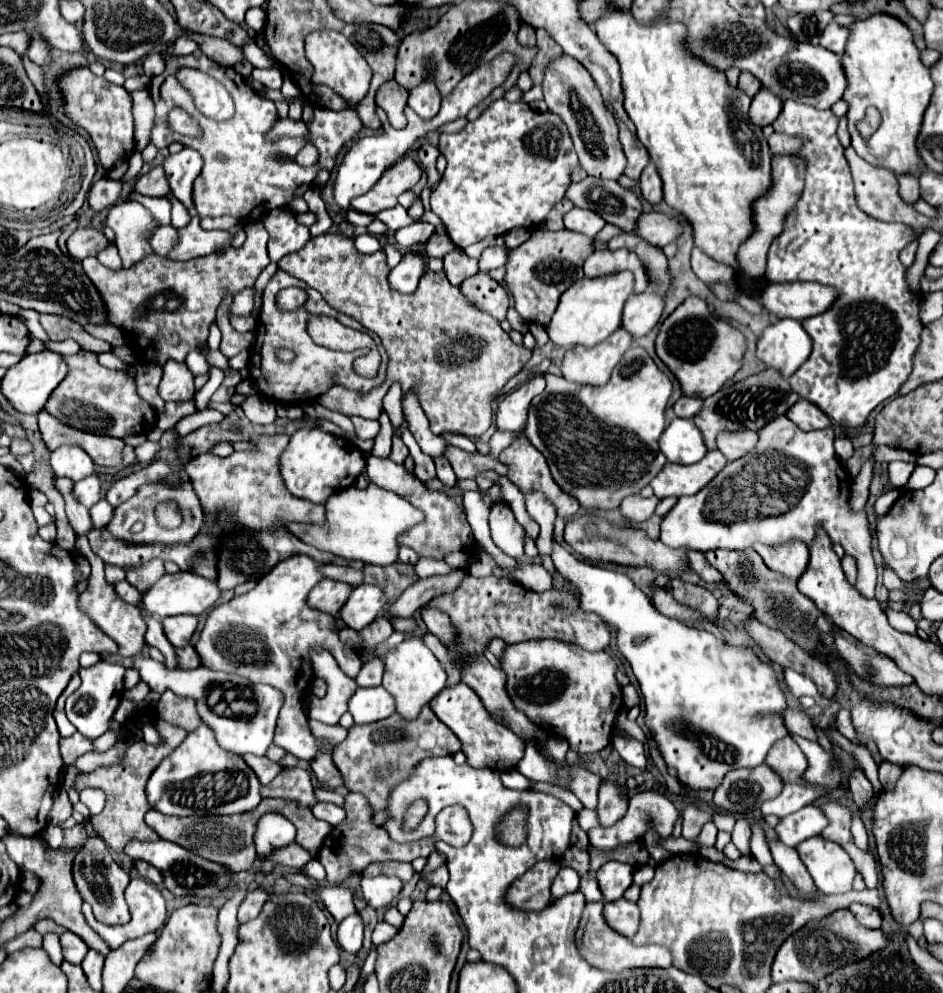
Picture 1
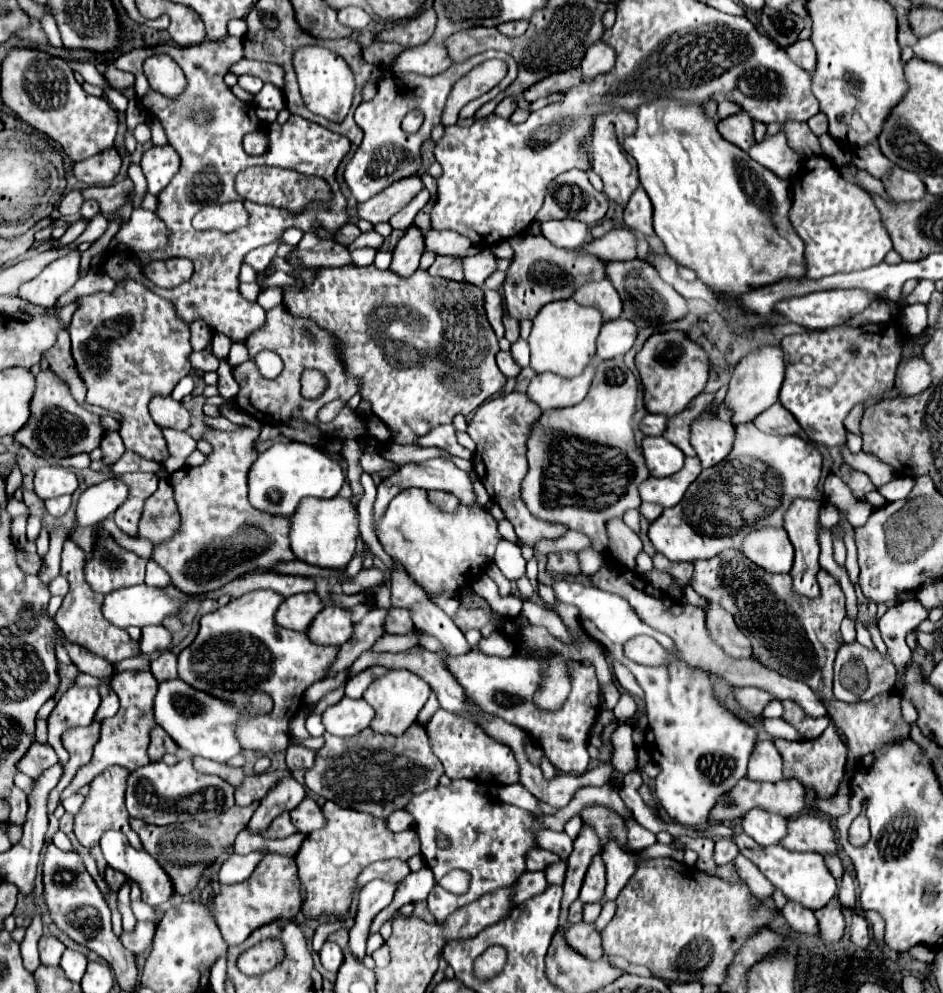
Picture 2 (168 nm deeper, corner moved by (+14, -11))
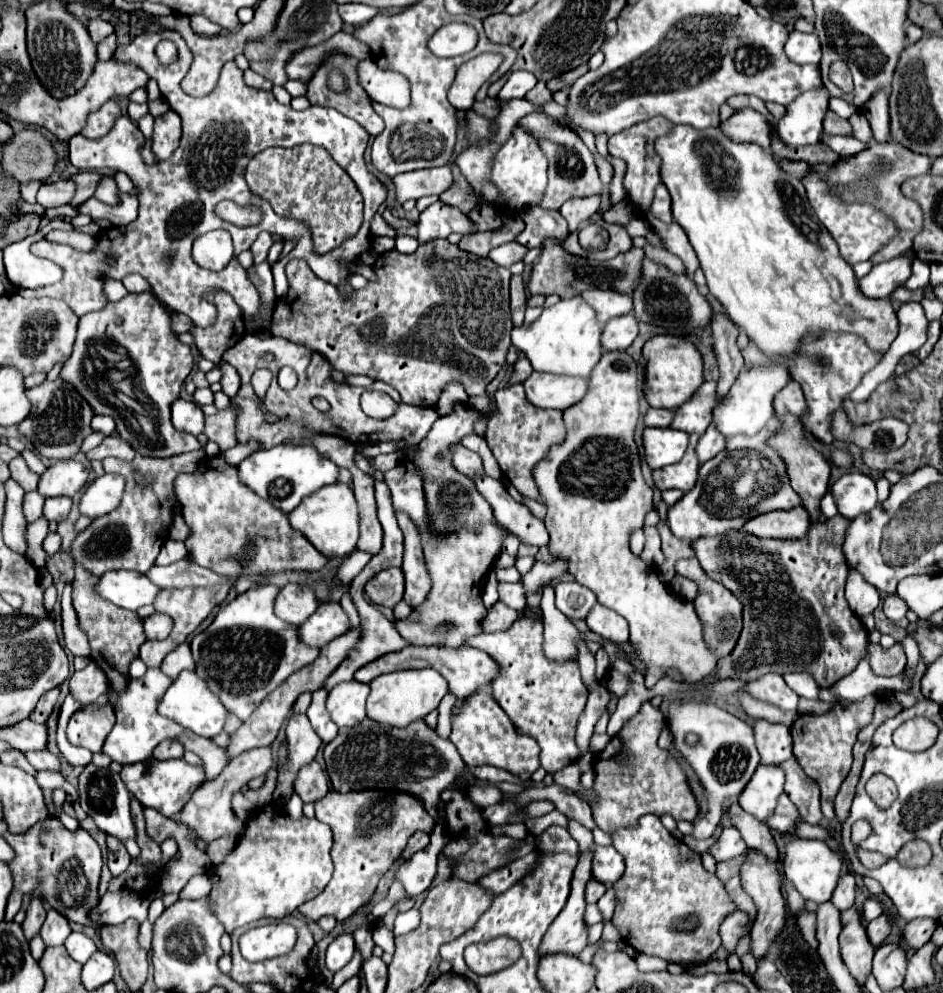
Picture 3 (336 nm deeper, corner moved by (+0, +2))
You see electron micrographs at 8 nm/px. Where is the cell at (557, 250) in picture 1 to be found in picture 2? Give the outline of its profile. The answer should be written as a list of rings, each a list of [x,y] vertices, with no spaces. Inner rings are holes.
[[[521,234],[521,236],[513,236],[507,240],[511,244],[511,248],[515,250],[511,268],[507,270],[507,278],[503,282],[503,294],[505,294],[505,306],[511,318],[515,320],[533,320],[535,314],[549,302],[555,300],[567,300],[573,296],[573,292],[581,286],[587,284],[589,280],[605,280],[605,262],[601,262],[599,258],[593,256],[583,256],[577,250],[563,250],[563,248],[555,248],[545,236],[531,236],[531,234]]]

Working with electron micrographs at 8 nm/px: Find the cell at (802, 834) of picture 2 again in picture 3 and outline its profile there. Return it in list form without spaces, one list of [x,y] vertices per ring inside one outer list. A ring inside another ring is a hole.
[[[783,793],[779,797],[779,807],[775,809],[775,815],[767,821],[767,825],[779,833],[787,833],[793,835],[797,823],[801,821],[801,815],[797,811],[797,807],[791,803],[791,799]]]

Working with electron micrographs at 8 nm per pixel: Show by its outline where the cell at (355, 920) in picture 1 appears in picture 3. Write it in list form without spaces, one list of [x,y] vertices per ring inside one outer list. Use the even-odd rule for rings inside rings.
[[[345,933],[345,935],[339,935],[327,949],[327,955],[325,955],[325,967],[329,971],[339,971],[341,967],[345,967],[351,957],[355,953],[355,939],[353,939],[353,933]]]

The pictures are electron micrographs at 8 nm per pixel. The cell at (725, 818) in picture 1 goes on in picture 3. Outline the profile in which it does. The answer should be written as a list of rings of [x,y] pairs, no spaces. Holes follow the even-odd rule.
[[[791,839],[787,845],[785,845],[785,857],[783,857],[783,869],[785,869],[785,875],[787,879],[797,887],[797,891],[803,895],[803,899],[811,899],[815,903],[823,903],[823,901],[829,901],[835,887],[837,887],[837,881],[839,881],[839,875],[841,875],[841,867],[843,867],[843,861],[841,857],[831,851],[823,841],[815,841],[815,839]]]

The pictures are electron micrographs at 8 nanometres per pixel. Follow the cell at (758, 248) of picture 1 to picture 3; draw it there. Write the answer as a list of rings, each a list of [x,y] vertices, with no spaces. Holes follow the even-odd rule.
[[[827,89],[823,91],[807,91],[807,95],[799,95],[795,103],[787,107],[787,113],[781,121],[777,121],[775,135],[787,147],[803,147],[819,143],[821,137],[821,121],[827,113]]]

